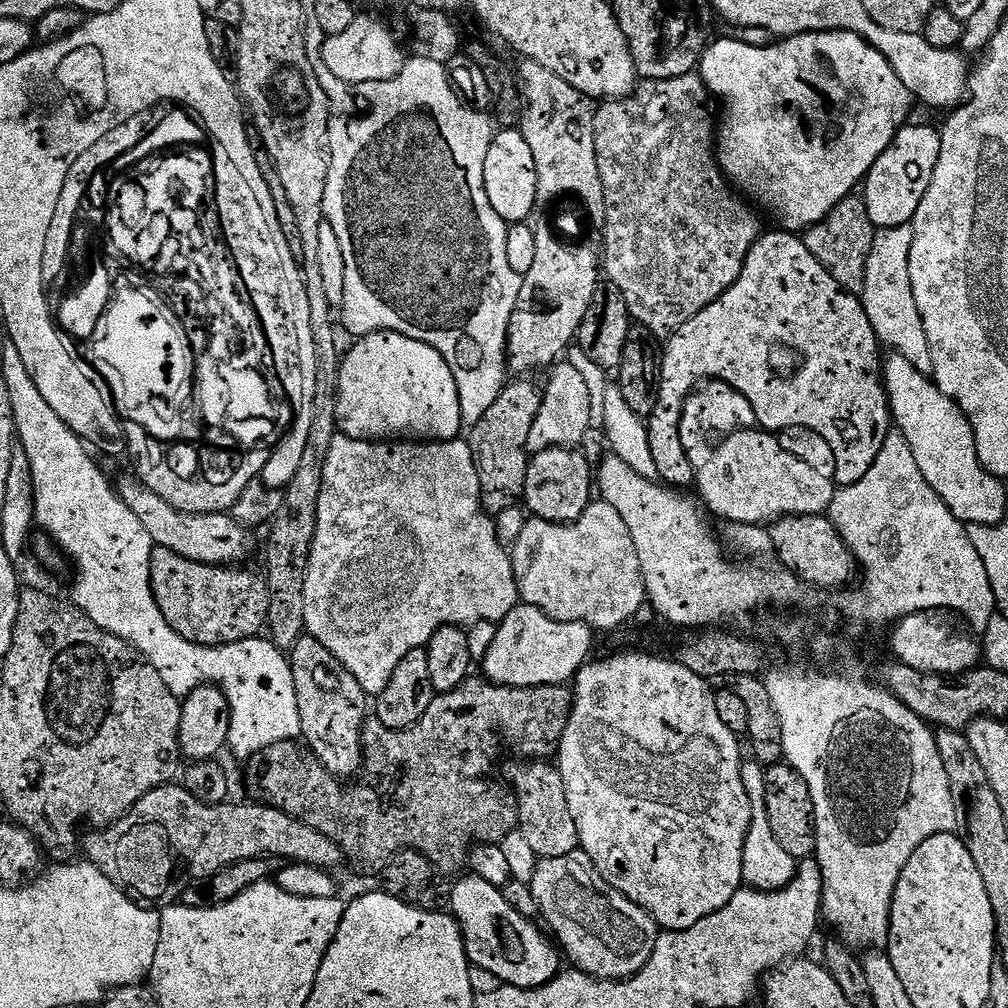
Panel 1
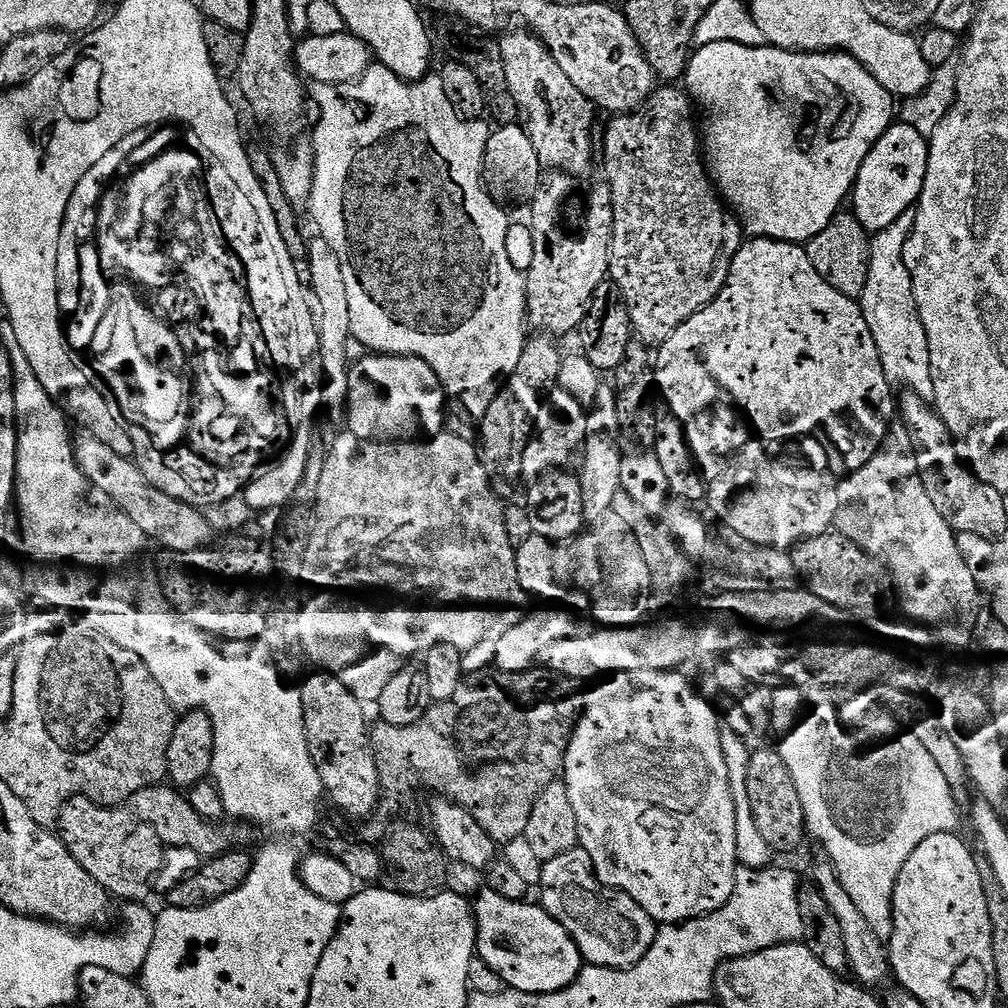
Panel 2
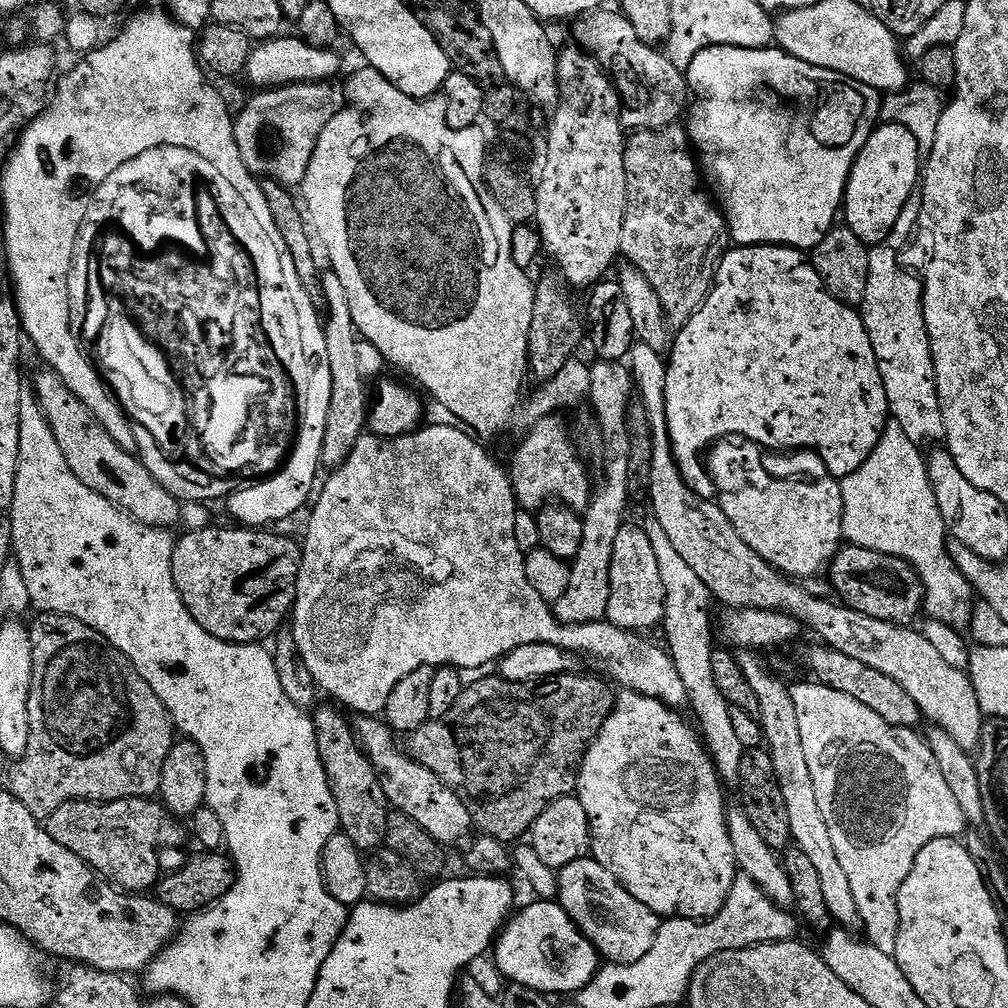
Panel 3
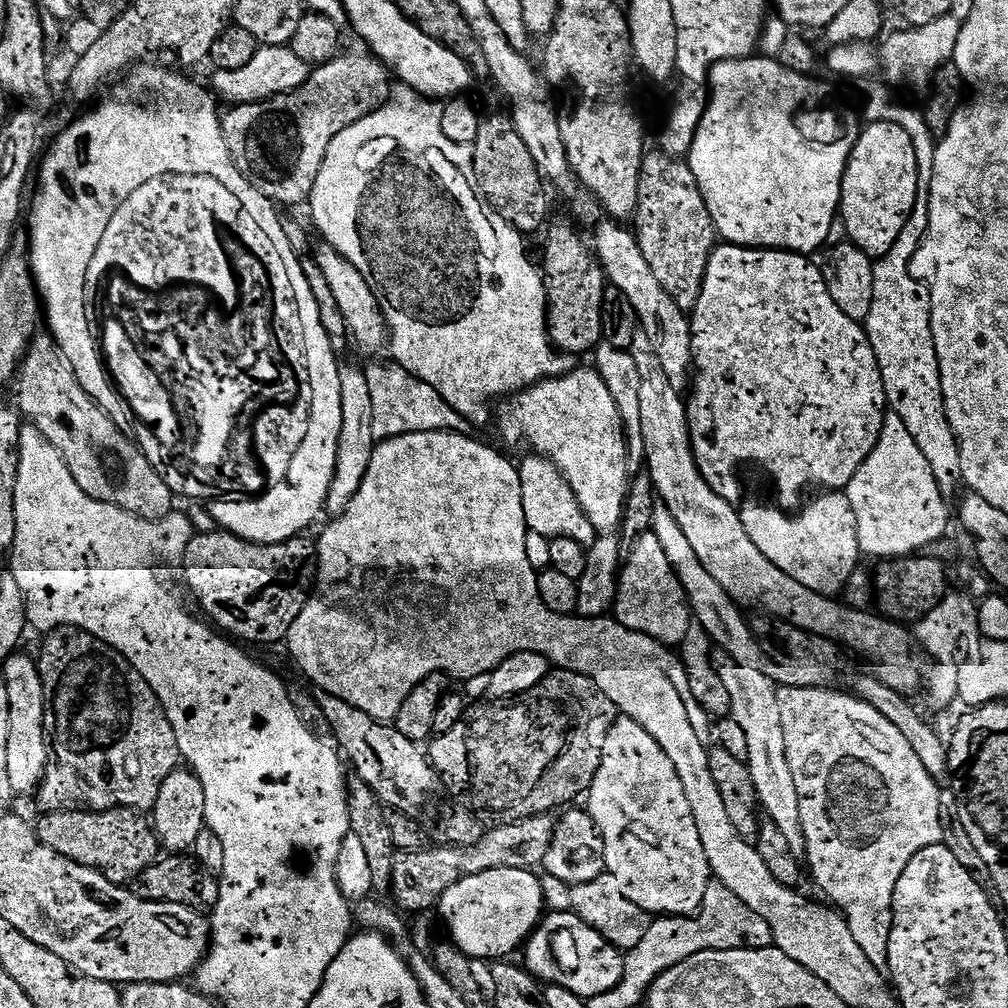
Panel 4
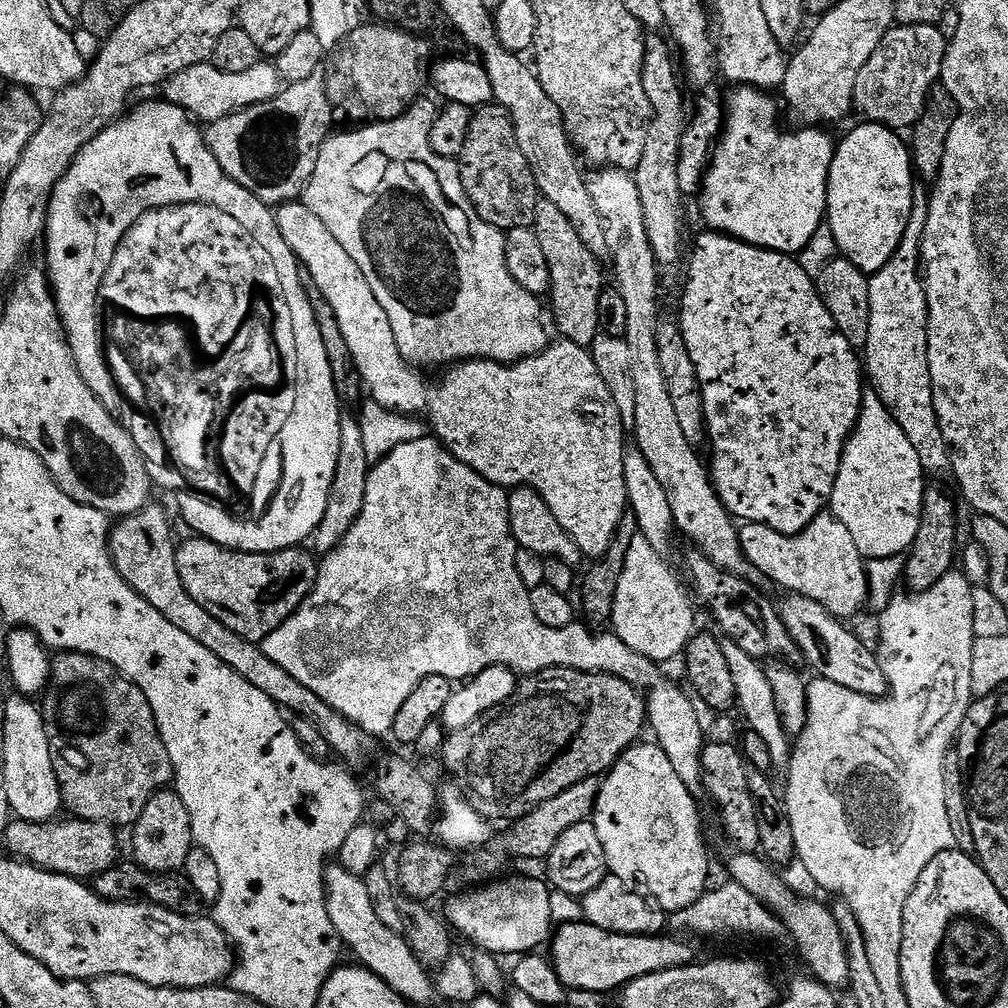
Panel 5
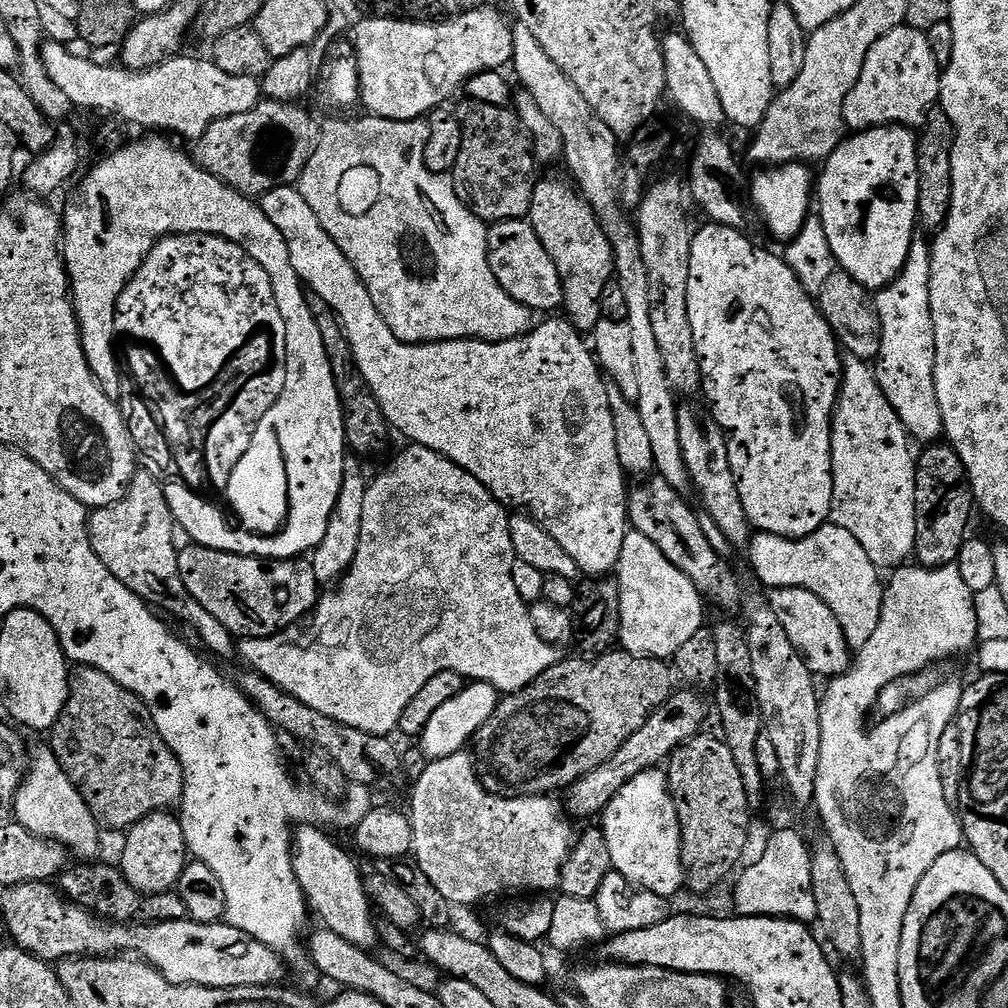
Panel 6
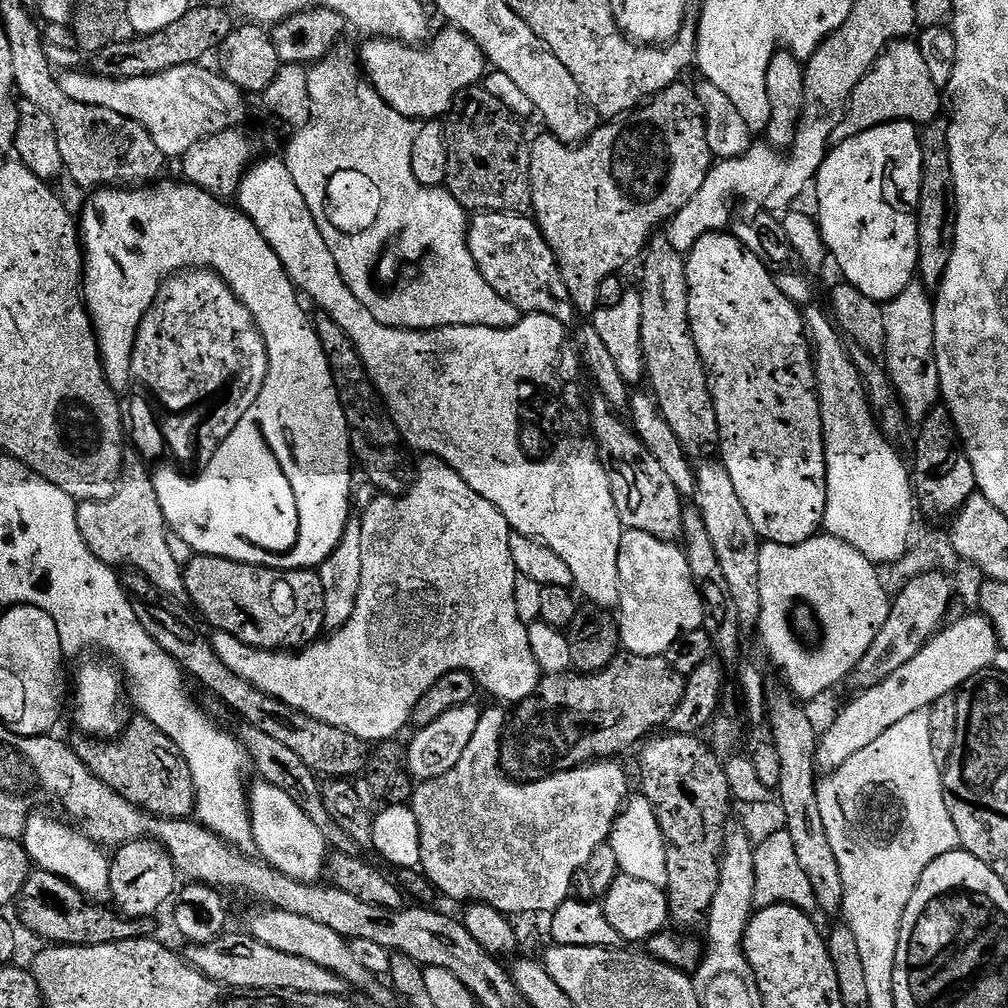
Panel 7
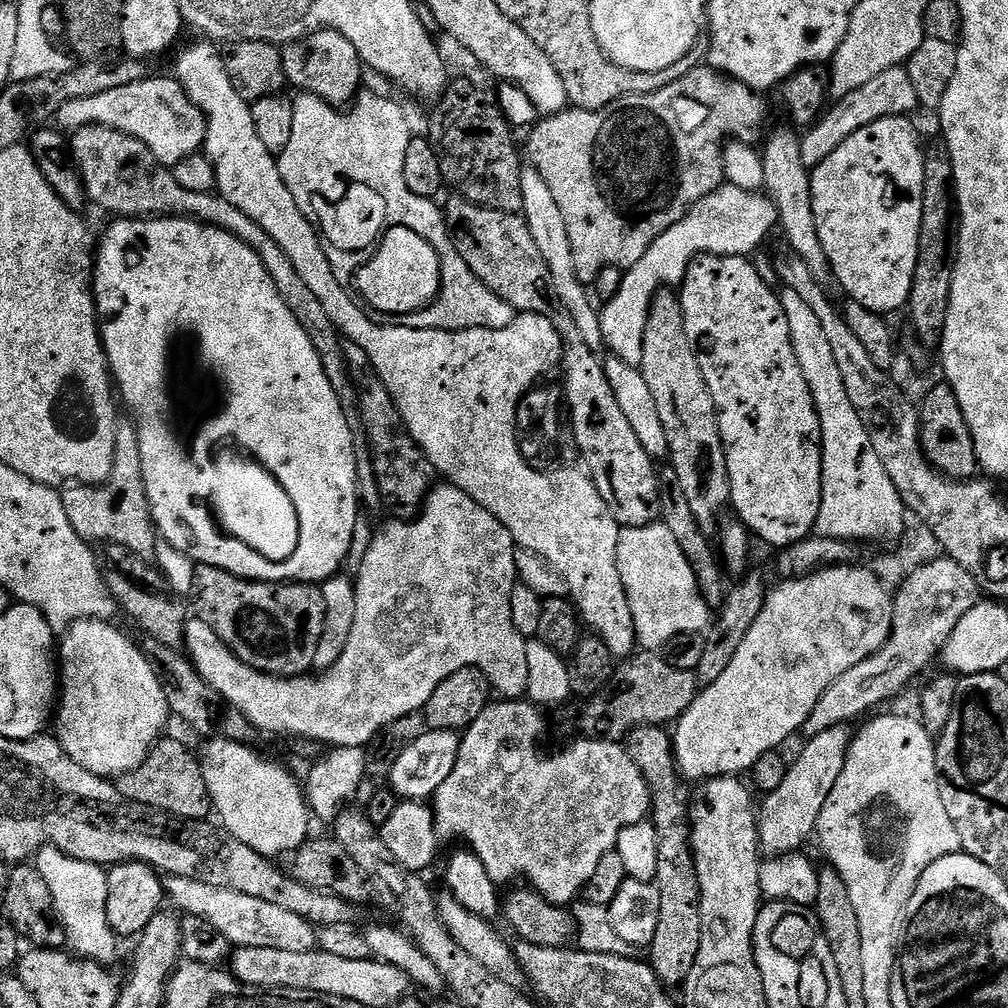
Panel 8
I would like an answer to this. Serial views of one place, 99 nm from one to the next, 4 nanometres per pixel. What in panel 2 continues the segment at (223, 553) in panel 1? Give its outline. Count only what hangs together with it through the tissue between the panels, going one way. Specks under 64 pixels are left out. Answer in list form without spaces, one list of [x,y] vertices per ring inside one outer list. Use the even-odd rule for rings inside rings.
[[[80,434],[80,437],[77,435],[74,445],[77,466],[89,482],[108,494],[126,516],[146,534],[146,538],[153,545],[161,544],[161,549],[169,552],[189,552],[195,548],[205,547],[213,539],[214,531],[203,511],[155,489],[143,476],[134,459],[114,454],[110,446],[87,434]]]

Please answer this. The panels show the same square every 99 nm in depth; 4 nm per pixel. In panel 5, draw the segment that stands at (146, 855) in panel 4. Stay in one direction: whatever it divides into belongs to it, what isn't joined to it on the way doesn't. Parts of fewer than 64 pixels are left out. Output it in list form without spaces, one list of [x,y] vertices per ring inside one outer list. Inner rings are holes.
[[[53,818],[50,820],[9,819],[8,829],[2,840],[11,855],[27,860],[29,864],[57,872],[63,876],[92,878],[98,872],[110,870],[117,863],[116,832],[113,825],[101,820],[81,820],[79,818]]]

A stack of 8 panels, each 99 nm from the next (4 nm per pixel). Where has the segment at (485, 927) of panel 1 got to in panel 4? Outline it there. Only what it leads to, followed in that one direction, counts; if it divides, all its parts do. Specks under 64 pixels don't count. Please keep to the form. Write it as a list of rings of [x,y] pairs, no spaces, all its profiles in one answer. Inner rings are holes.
[[[549,911],[533,929],[523,945],[522,964],[545,985],[557,984],[574,994],[591,998],[608,992],[624,973],[624,956],[598,930],[590,927],[575,912]]]

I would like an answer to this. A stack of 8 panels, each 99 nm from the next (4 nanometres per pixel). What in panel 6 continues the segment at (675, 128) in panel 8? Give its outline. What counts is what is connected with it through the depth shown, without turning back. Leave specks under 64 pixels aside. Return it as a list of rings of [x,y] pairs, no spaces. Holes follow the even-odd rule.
[[[537,179],[527,219],[534,234],[538,234],[538,242],[546,246],[546,254],[554,258],[554,266],[558,266],[564,282],[563,315],[579,332],[591,334],[602,319],[602,290],[606,290],[614,276],[612,247],[588,201],[565,180]]]

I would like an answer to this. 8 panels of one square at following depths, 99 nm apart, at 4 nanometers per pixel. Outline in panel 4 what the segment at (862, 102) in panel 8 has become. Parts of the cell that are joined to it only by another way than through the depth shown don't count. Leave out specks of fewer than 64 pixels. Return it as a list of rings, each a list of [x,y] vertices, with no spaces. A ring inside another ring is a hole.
[[[946,15],[926,26],[905,27],[904,32],[896,32],[893,36],[885,35],[884,45],[879,45],[878,48],[878,64],[882,72],[884,68],[883,79],[897,89],[908,88],[911,84],[927,85],[936,72],[947,65],[944,63],[952,60],[952,51],[958,42],[960,25],[958,19]]]

